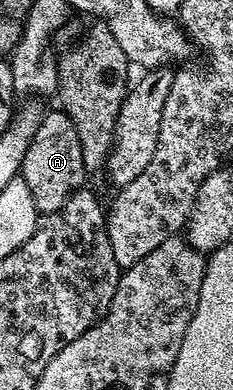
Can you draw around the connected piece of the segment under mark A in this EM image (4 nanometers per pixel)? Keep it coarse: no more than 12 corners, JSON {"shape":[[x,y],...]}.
{"shape":[[44,112],[21,175],[40,214],[84,184],[67,113]]}

